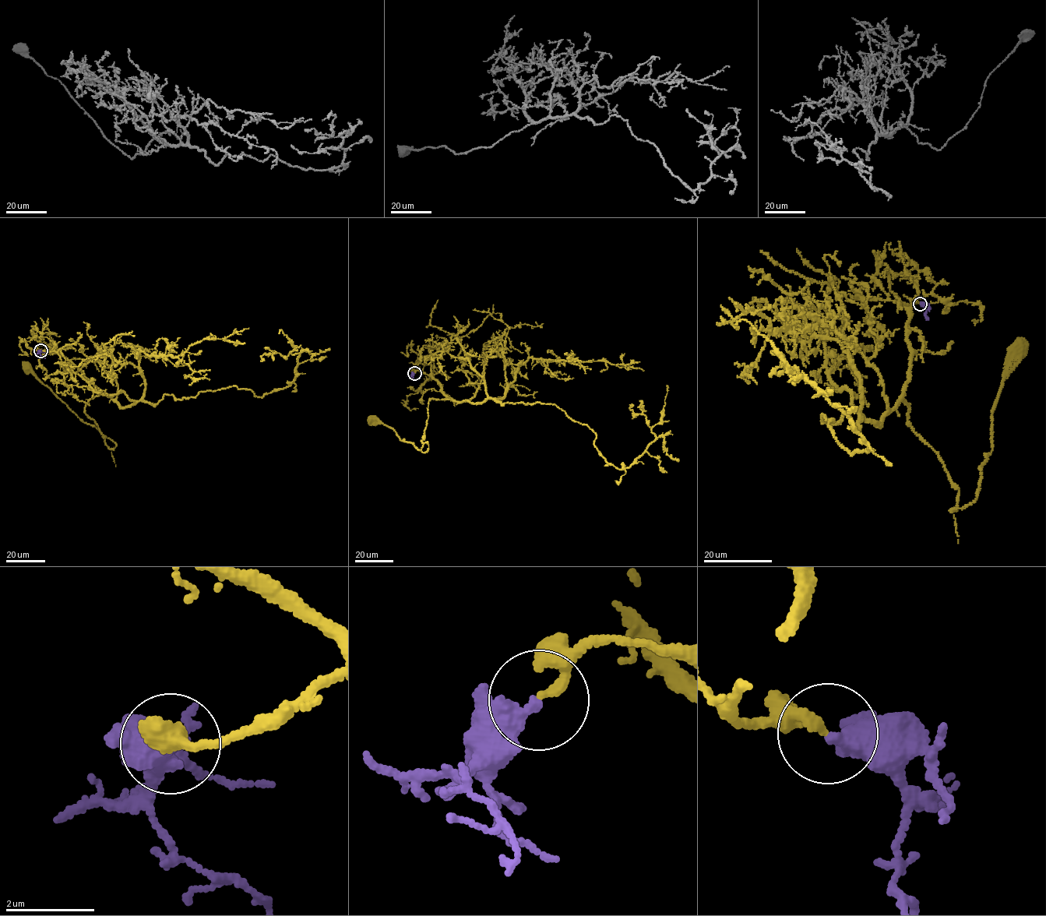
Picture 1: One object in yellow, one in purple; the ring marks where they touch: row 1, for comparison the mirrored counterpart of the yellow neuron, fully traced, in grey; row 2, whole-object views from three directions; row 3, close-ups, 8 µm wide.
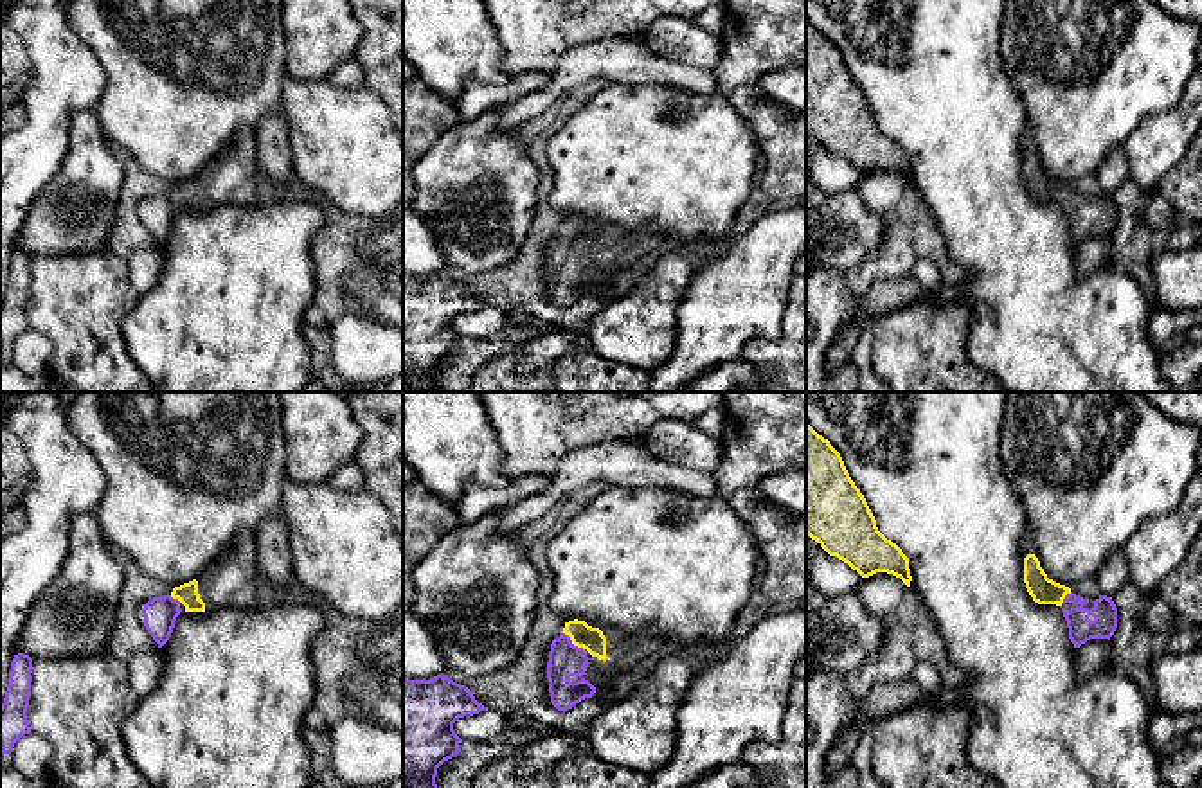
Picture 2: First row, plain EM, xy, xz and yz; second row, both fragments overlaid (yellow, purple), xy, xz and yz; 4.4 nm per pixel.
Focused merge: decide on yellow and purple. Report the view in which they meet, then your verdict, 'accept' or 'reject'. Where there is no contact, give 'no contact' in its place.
xz | accept

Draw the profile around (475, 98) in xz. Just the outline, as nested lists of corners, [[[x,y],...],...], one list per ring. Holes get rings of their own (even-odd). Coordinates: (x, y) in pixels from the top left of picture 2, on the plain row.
[[[531,72],[520,77],[509,79],[506,85],[484,85],[479,81],[468,81],[462,86],[461,95],[453,101],[461,122],[473,121],[482,113],[509,104],[518,97],[547,88],[547,77]]]

